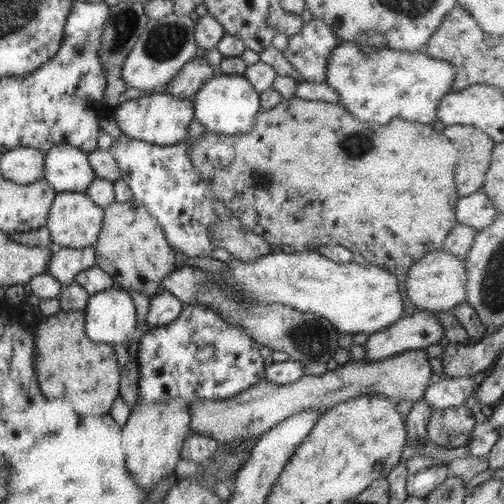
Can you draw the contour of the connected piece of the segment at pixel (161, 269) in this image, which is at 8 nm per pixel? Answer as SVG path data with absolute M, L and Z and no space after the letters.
M134 198L126 202L114 201L103 211L103 225L93 247L96 266L112 276L118 288L143 292L150 298L162 291L161 280L177 267L175 250L168 244L158 221Z

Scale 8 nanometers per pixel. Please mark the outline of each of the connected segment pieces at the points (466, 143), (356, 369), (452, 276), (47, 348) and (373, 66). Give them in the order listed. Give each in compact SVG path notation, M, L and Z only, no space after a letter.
M452 125L442 131L461 149L461 158L454 171L455 187L460 197L480 190L491 163L495 142L476 127Z
M425 349L419 351L410 350L403 353L390 356L384 360L375 361L356 361L339 365L336 369L327 370L321 375L306 375L290 384L274 384L269 380L262 379L260 382L247 388L244 392L233 396L230 399L224 400L196 400L189 404L190 422L189 429L191 432L197 434L204 434L211 436L220 445L230 444L233 440L240 440L241 438L250 438L251 436L259 437L261 434L268 432L283 420L304 412L305 410L323 410L325 413L329 408L335 404L345 402L351 398L362 396L364 394L376 394L378 396L385 396L393 400L396 404L406 400L406 402L418 402L425 393L426 387L434 382L436 376L430 363L428 363L429 356Z
M444 248L428 253L417 260L400 281L404 286L407 300L417 308L430 311L453 310L466 298L465 256L454 256Z
M58 311L44 318L36 330L34 368L36 380L44 396L60 398L74 404L74 410L84 416L103 416L109 413L119 394L121 368L113 345L92 342L85 333L83 311Z
M341 42L328 57L325 83L340 95L339 104L362 122L376 122L380 126L392 119L408 120L431 125L436 119L436 110L445 94L452 92L456 69L445 60L436 60L426 52L404 52L391 49L362 50L354 42Z

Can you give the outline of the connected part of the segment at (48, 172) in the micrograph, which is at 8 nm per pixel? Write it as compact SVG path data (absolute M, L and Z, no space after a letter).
M57 144L45 152L43 178L57 193L84 193L97 176L87 153L71 144Z

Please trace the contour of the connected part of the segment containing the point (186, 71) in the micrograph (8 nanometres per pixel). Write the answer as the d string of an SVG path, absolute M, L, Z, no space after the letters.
M195 57L172 77L164 92L176 98L192 98L217 73L218 70L212 68L204 57Z

